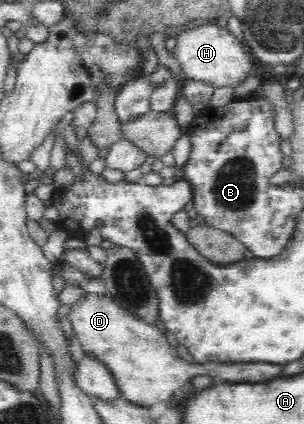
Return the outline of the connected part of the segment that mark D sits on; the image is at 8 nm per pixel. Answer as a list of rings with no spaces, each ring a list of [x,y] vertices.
[[[88,294],[84,300],[78,301],[72,305],[72,312],[69,316],[64,312],[63,319],[70,319],[74,336],[80,340],[83,350],[98,360],[101,360],[110,372],[116,378],[116,385],[120,389],[121,397],[128,400],[130,403],[149,407],[160,402],[170,401],[172,396],[186,384],[190,383],[195,376],[212,376],[215,384],[219,383],[256,383],[262,380],[270,380],[274,376],[278,376],[280,366],[272,366],[272,364],[230,364],[209,362],[204,364],[185,361],[178,356],[177,349],[172,347],[167,336],[162,335],[161,331],[151,324],[143,322],[128,310],[121,308],[115,300],[110,296],[95,296]]]

